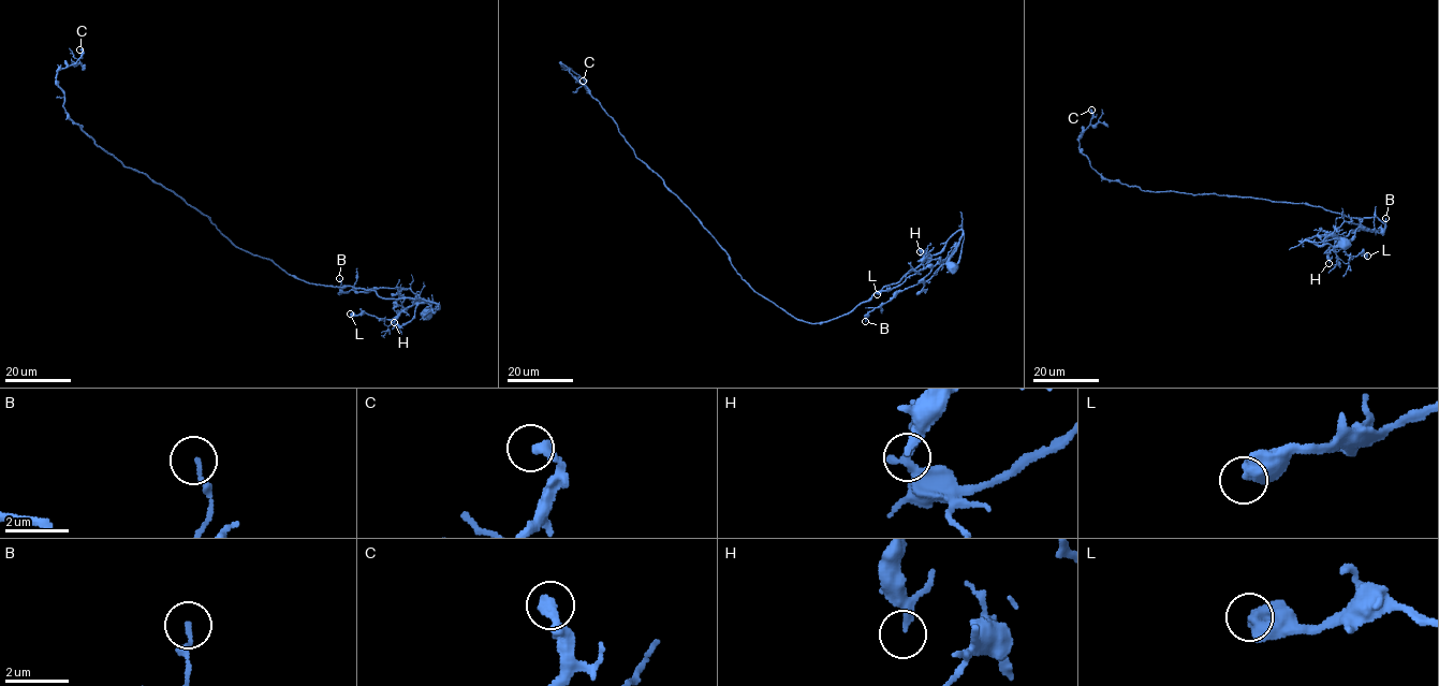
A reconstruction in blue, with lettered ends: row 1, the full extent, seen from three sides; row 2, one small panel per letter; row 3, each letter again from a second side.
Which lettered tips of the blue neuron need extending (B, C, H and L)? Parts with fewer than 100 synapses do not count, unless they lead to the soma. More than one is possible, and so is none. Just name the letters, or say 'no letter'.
no letter

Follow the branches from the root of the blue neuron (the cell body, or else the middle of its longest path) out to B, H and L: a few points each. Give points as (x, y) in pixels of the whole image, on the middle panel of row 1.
B: (953, 266), (949, 259), (956, 248), (929, 279), (899, 290), (871, 310), (865, 321)
H: (953, 266), (949, 259), (956, 248), (934, 265), (928, 263), (930, 256), (920, 251)
L: (953, 266), (949, 259), (956, 248), (940, 262), (877, 294)

